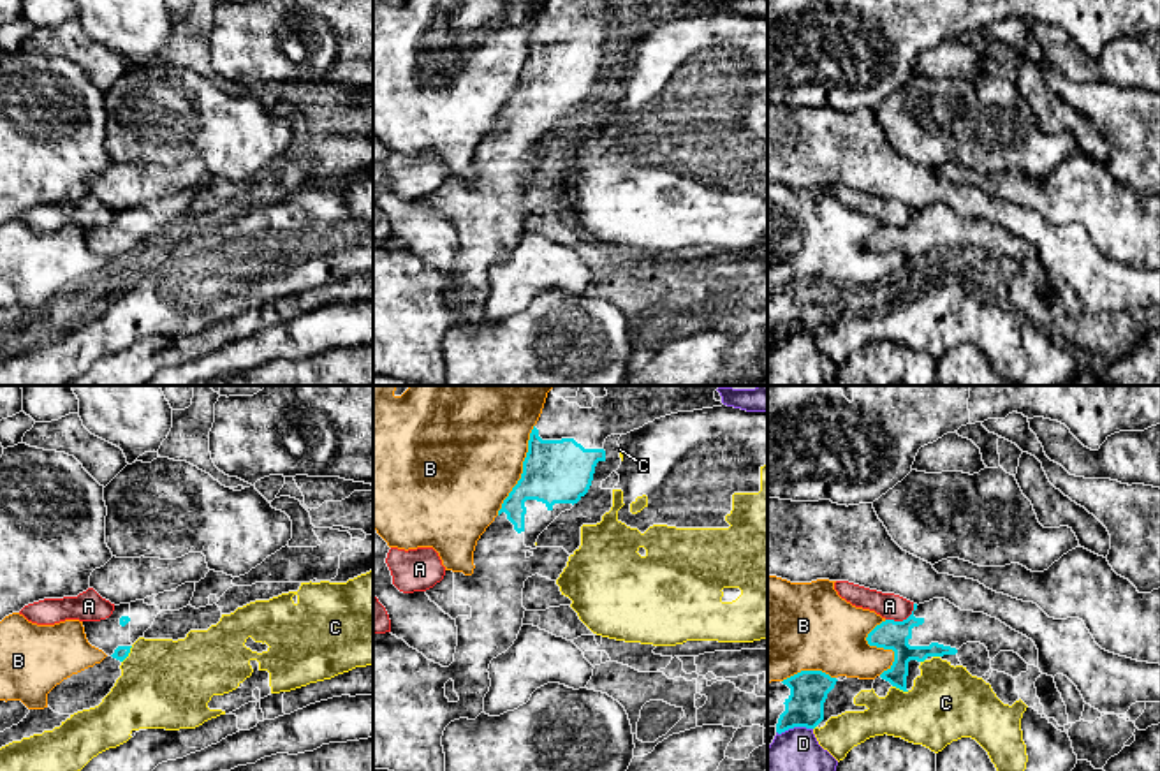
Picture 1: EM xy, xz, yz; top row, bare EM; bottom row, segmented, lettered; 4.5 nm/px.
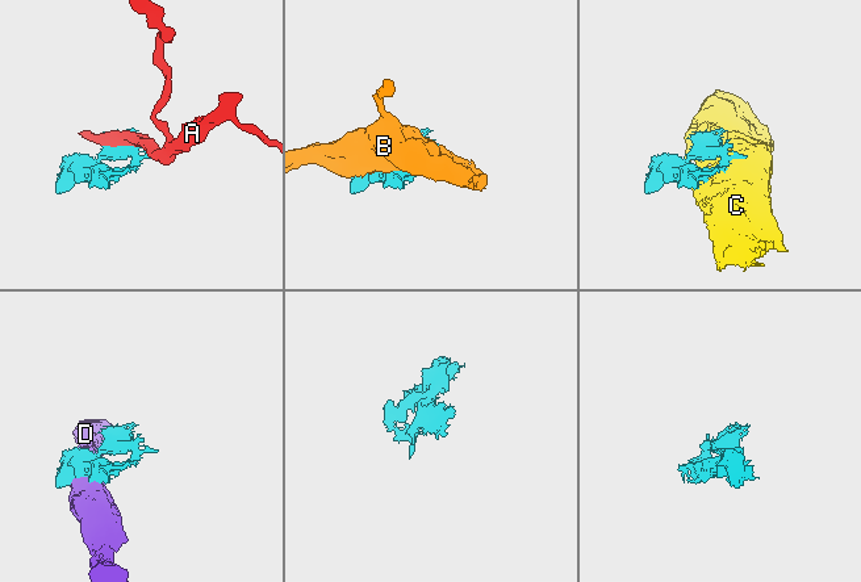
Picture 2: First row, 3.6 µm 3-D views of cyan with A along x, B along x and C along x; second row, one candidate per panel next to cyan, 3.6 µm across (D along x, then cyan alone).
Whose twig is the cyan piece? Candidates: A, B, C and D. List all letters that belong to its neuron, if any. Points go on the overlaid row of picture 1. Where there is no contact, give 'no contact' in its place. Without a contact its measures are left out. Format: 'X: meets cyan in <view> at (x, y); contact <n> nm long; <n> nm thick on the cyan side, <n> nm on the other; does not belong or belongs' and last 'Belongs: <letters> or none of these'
A: meets cyan in yz at (903, 620); contact 150 nm long; 140 nm thick on the cyan side, 120 nm on the other; does not belong
B: meets cyan in xz at (523, 470); contact 440 nm long; 280 nm thick on the cyan side, 480 nm on the other; does not belong
C: meets cyan in xy at (127, 655); contact 90 nm long; 70 nm thick on the cyan side, 400 nm on the other; does not belong
D: meets cyan in yz at (794, 726); contact 170 nm long; 180 nm thick on the cyan side, 190 nm on the other; does not belong
Belongs: none of these

